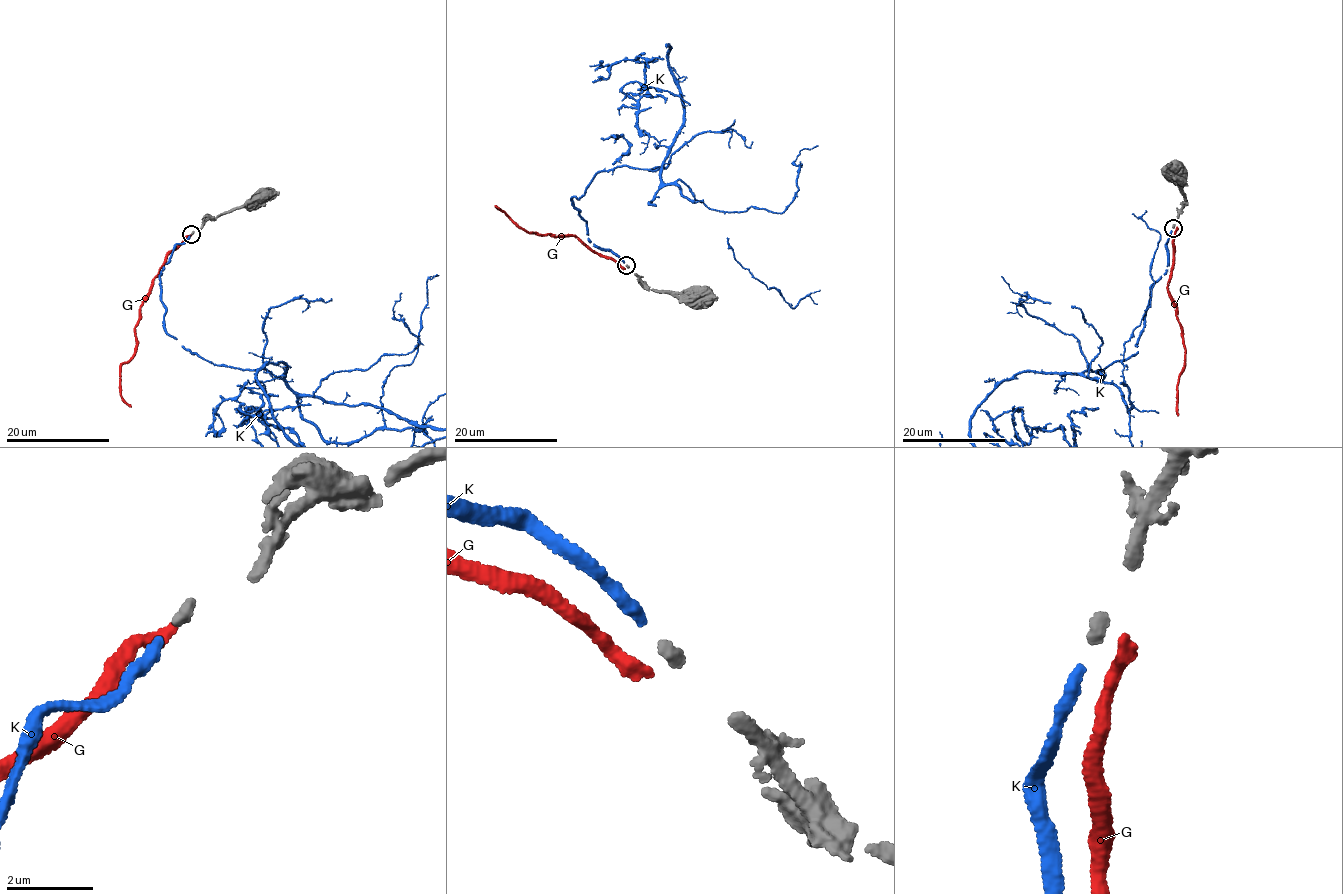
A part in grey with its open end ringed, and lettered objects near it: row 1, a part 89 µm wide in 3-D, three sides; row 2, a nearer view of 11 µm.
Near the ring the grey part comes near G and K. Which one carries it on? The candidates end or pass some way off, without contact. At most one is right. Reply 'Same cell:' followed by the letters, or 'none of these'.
Same cell: K

